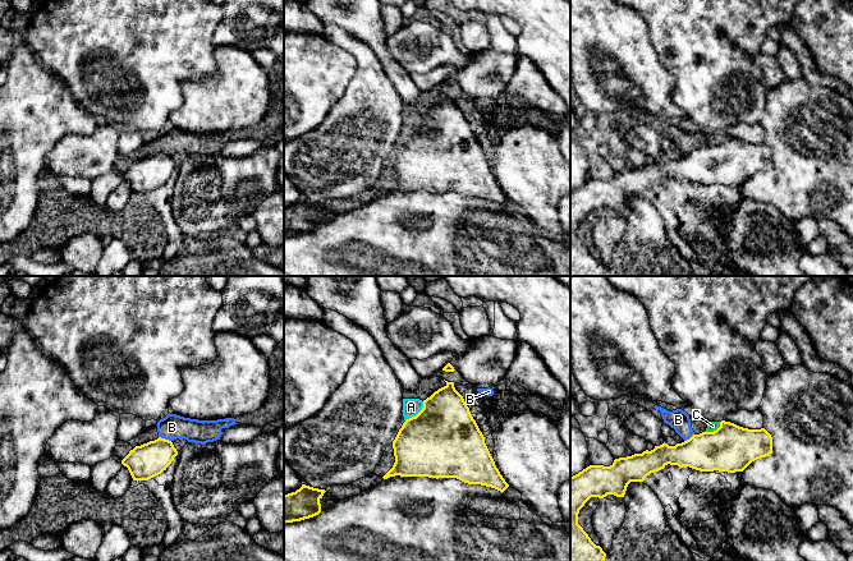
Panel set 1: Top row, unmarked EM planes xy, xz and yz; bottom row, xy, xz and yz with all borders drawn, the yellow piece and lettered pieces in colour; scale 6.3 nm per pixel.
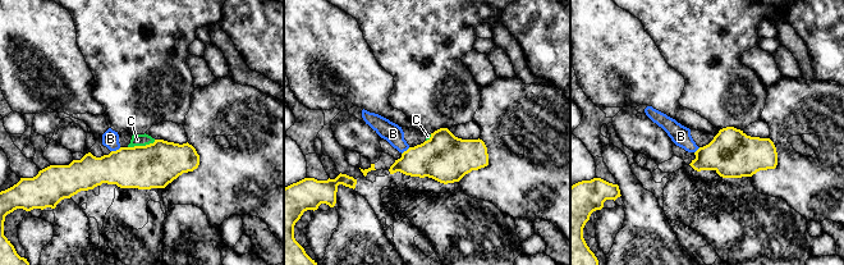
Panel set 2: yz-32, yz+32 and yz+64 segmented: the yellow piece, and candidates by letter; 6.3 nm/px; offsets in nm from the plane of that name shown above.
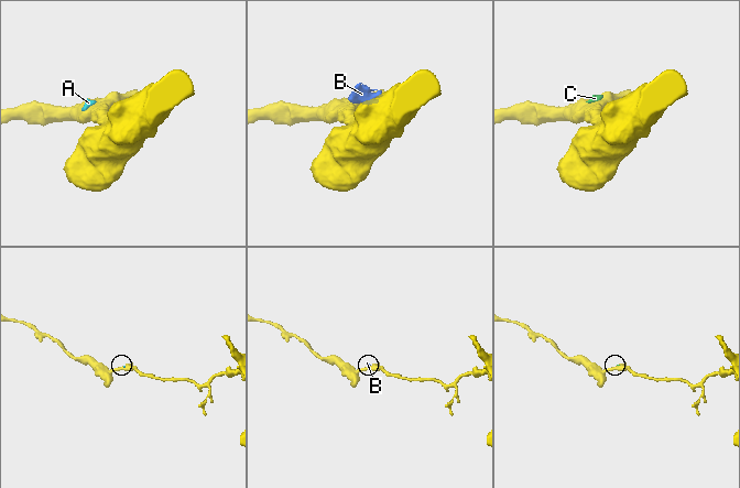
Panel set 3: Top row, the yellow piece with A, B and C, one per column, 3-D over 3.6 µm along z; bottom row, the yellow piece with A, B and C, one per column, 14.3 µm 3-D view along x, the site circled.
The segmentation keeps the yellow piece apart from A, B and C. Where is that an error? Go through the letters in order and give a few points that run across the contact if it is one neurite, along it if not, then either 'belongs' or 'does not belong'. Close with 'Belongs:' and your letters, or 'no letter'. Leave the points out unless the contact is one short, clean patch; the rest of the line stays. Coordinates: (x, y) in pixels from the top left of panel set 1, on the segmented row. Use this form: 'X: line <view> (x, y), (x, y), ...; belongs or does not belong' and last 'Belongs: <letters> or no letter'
A: line xz (423, 401), (423, 407), (406, 421); does not belong
B: line xy (159, 436), (170, 441); does not belong
C: line yz (720, 422), (715, 430), (705, 432); does not belong
Belongs: no letter

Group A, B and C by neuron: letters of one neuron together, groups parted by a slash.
A B C

